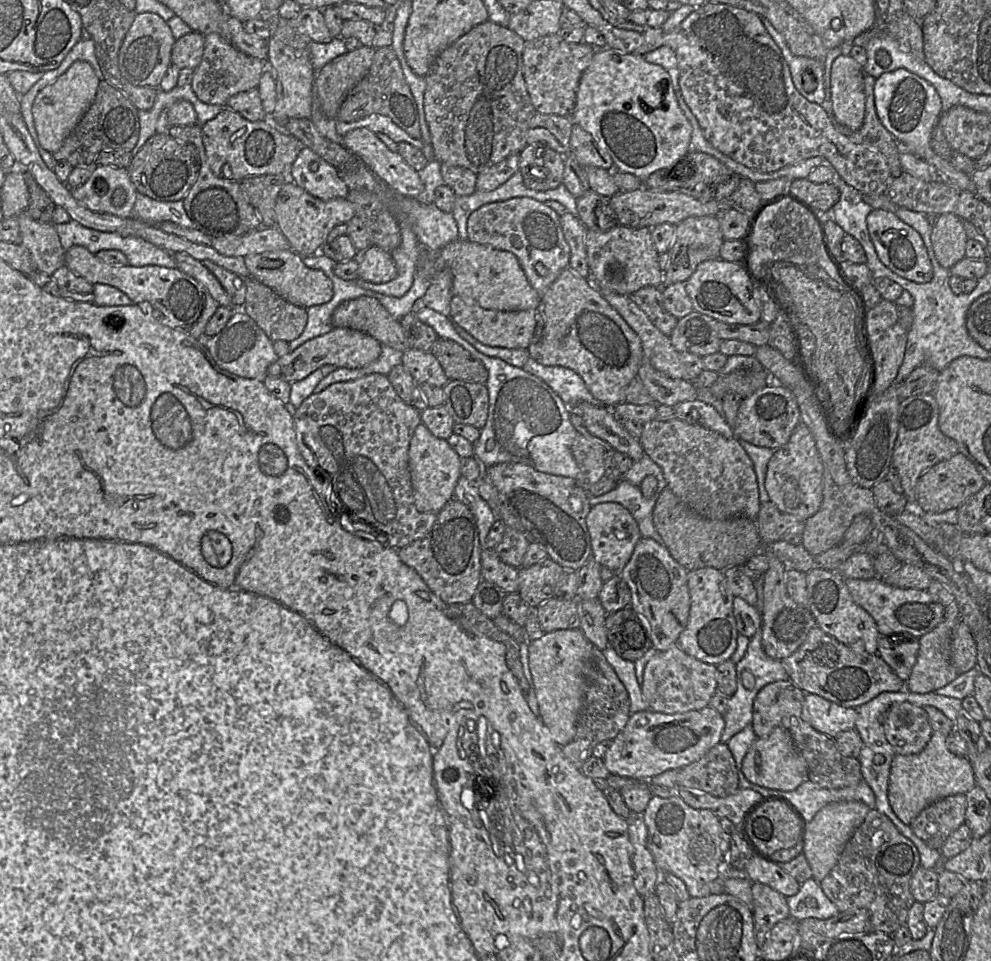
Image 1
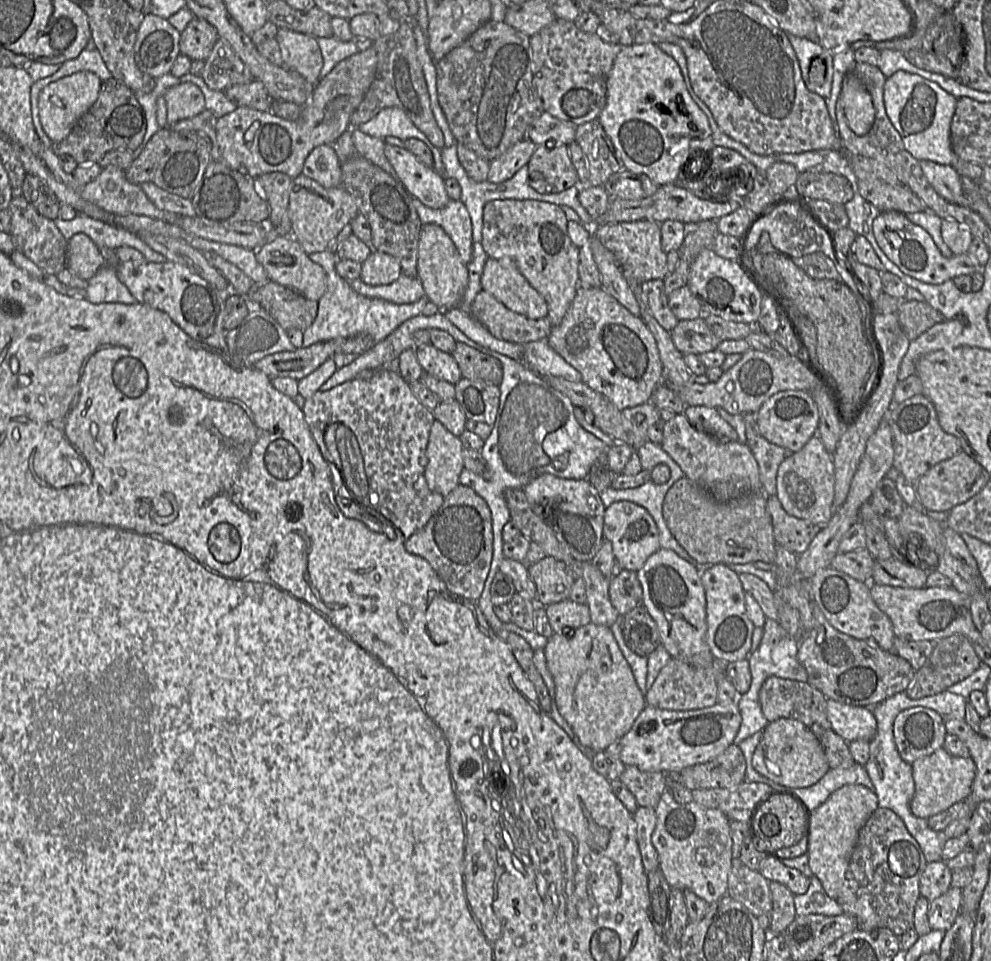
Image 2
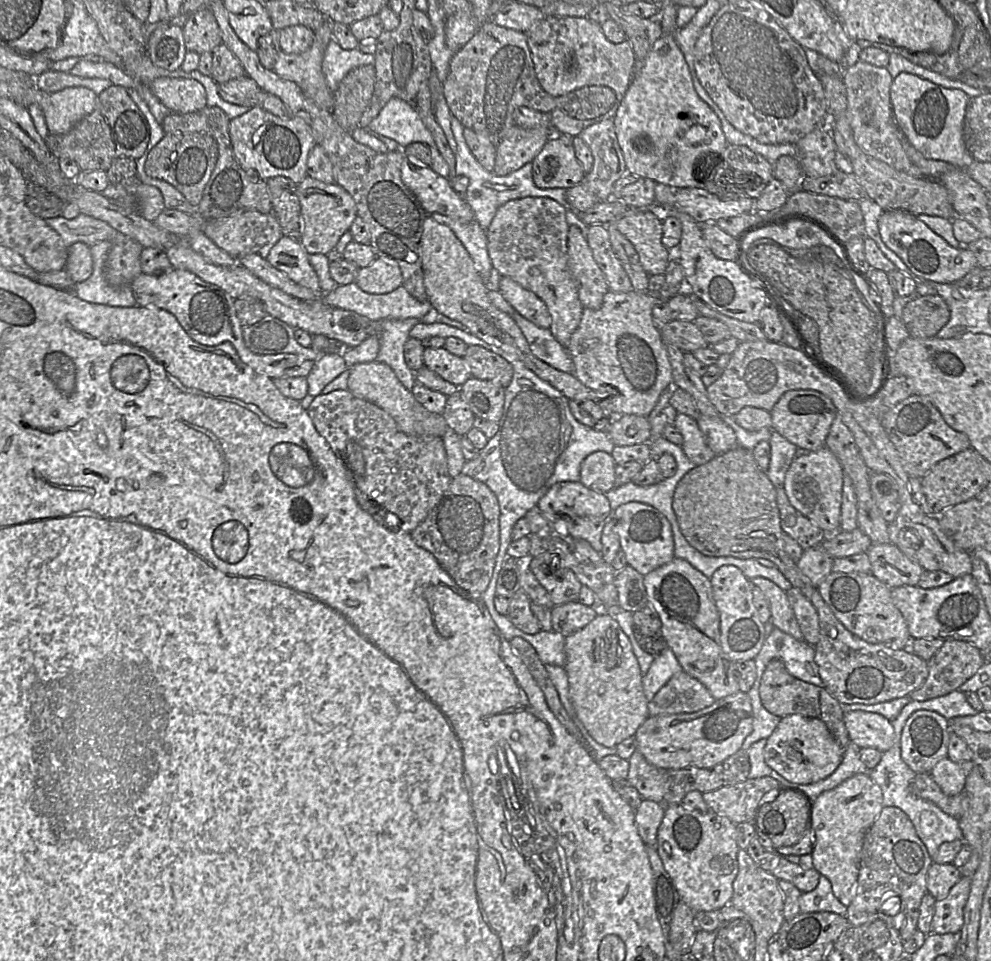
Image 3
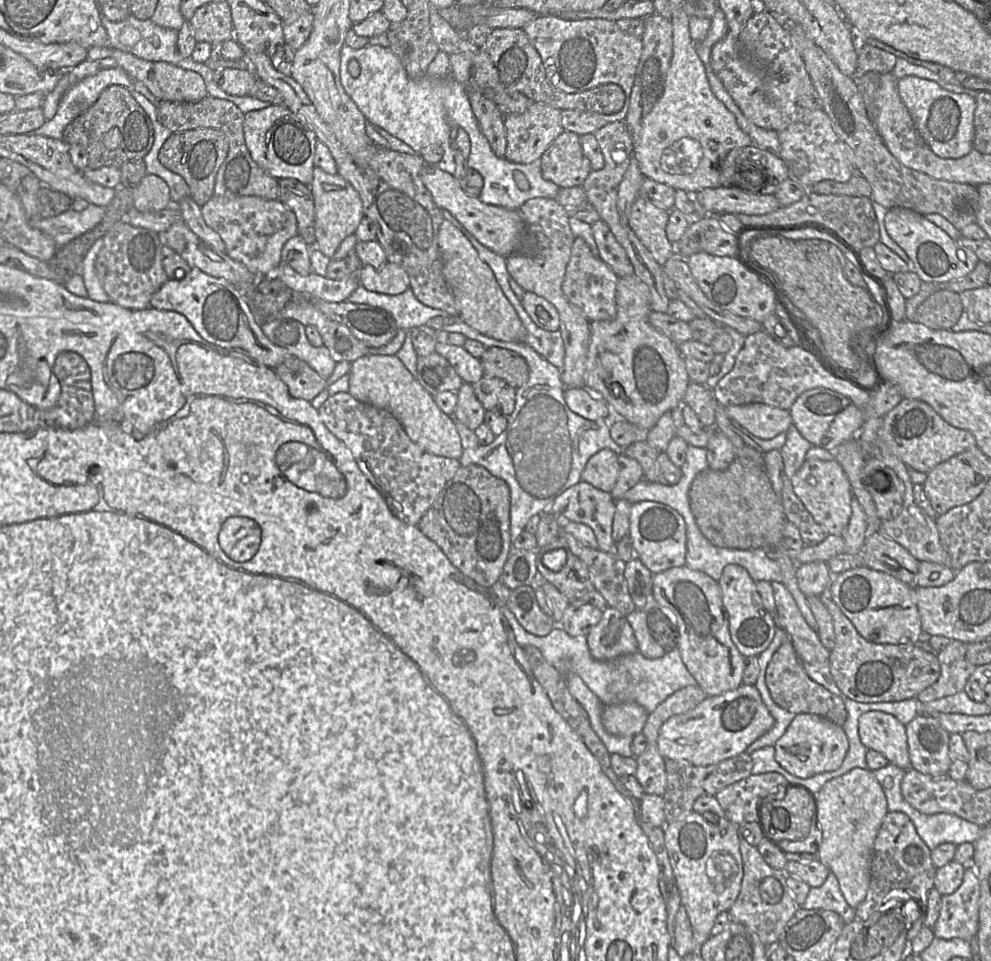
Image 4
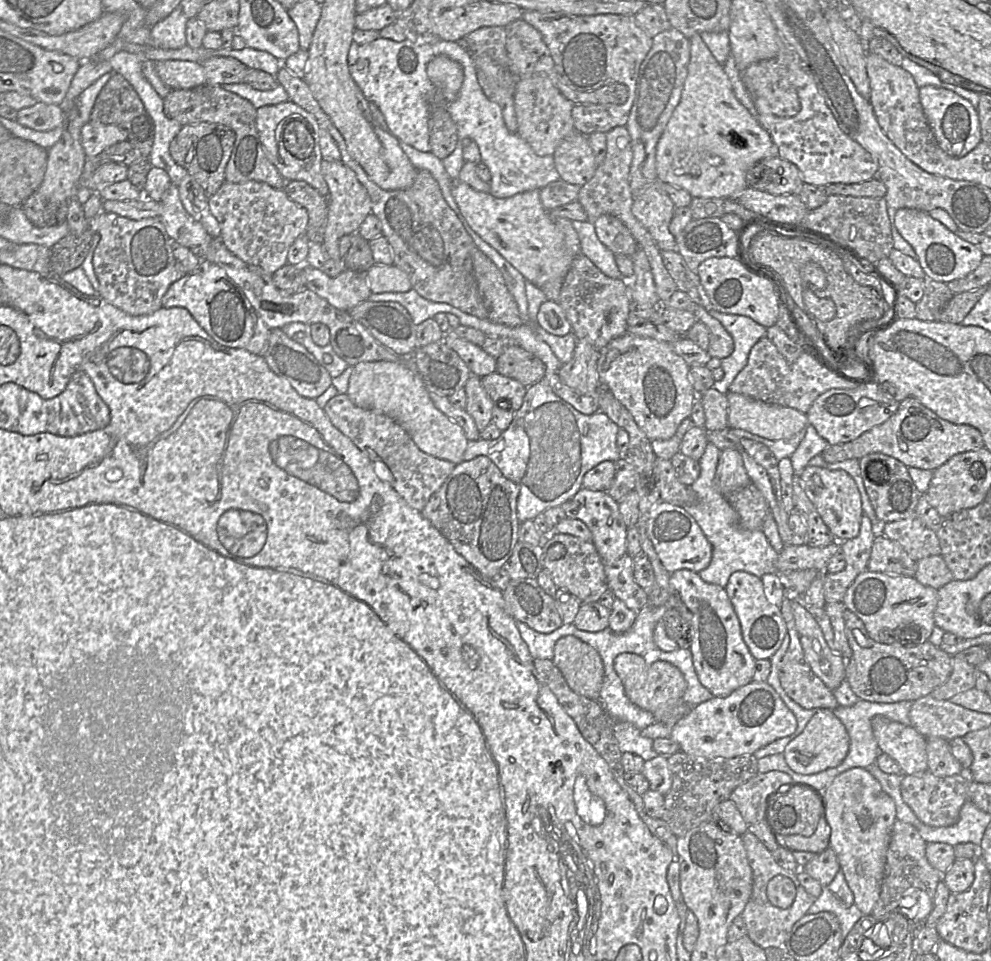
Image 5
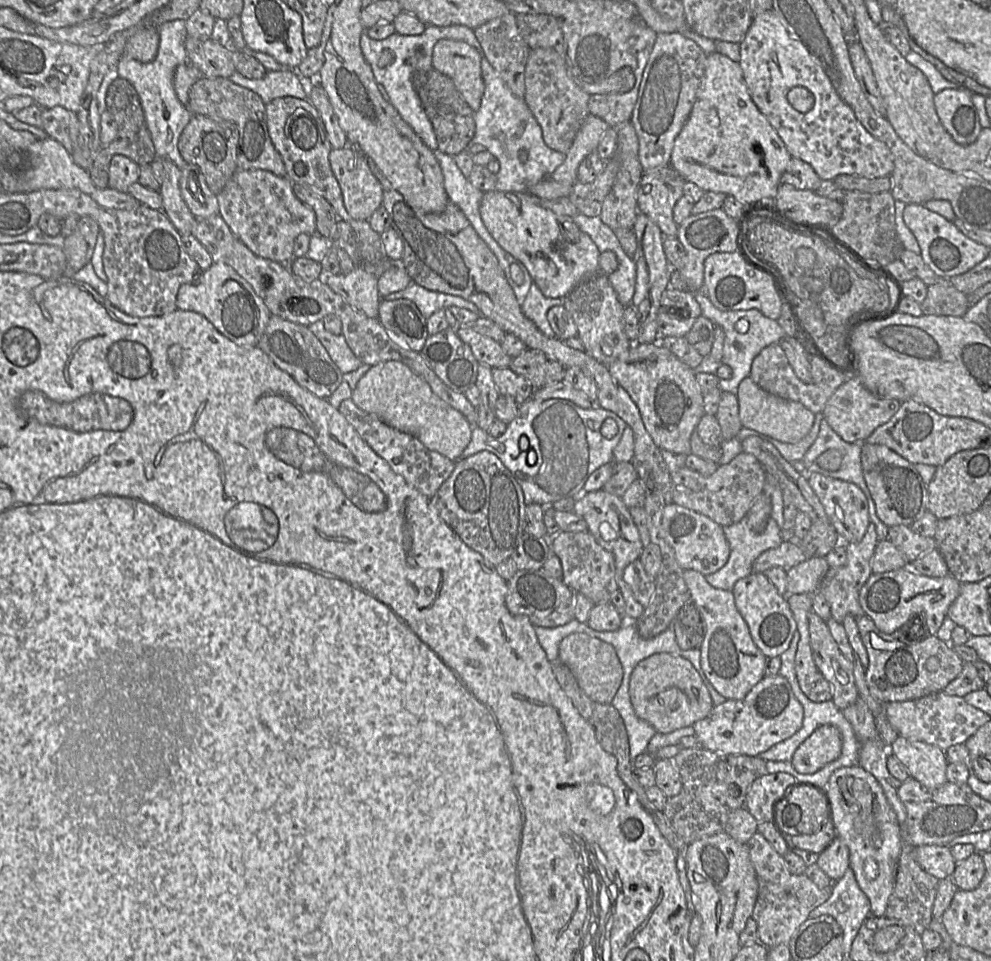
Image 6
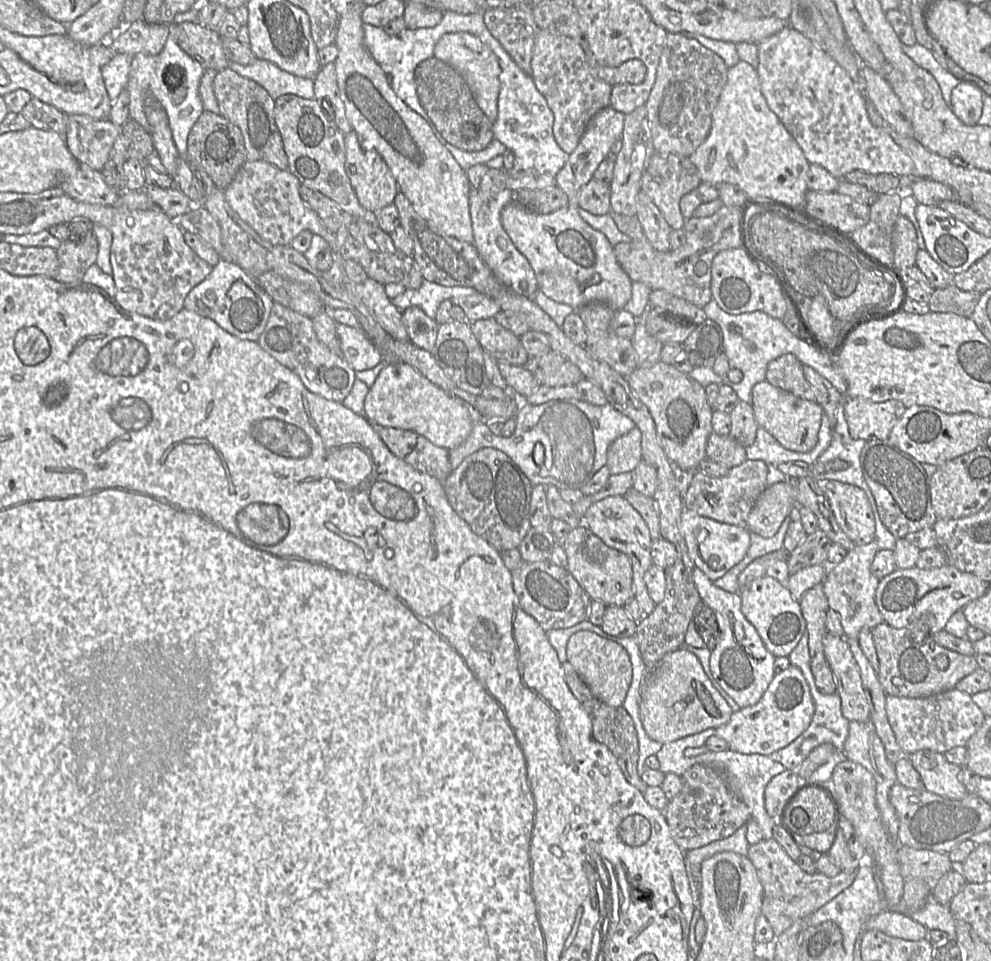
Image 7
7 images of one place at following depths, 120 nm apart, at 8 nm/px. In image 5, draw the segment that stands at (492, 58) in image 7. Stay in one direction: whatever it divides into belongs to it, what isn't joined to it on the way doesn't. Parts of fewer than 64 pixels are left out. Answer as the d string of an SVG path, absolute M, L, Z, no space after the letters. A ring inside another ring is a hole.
M440 55L428 62L426 71L433 85L441 91L446 103L457 98L464 80L464 71L460 63Z

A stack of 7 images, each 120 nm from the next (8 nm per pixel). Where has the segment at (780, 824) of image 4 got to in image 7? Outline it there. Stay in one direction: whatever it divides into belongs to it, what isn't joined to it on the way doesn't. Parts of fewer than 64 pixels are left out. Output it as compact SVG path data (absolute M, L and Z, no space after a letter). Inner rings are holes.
M807 787L787 803L782 823L803 837L825 831L832 825L836 815L835 802L828 793L816 787Z

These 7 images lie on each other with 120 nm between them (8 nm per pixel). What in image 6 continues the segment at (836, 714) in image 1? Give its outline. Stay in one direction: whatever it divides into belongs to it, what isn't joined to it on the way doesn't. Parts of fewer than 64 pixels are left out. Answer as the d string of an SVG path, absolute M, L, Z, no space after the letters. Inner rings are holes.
M897 736L889 753L904 765L911 778L925 787L938 788L948 782L946 753L937 746Z

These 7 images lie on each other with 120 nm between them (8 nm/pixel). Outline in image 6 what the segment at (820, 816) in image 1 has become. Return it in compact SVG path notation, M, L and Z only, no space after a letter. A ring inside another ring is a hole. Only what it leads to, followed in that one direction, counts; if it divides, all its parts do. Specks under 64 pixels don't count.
M858 764L850 767L841 767L834 771L826 788L831 802L831 817L836 836L848 846L849 867L853 870L860 889L869 899L870 914L875 917L884 916L888 898L894 887L898 859L904 843L897 817L887 801L879 782Z

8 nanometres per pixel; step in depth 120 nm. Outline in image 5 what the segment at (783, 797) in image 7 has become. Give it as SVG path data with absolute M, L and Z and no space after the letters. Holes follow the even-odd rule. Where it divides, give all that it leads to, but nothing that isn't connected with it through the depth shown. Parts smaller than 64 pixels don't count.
M783 771L758 773L736 787L730 795L730 800L735 803L748 825L764 821L768 797L790 782L793 782L793 779Z

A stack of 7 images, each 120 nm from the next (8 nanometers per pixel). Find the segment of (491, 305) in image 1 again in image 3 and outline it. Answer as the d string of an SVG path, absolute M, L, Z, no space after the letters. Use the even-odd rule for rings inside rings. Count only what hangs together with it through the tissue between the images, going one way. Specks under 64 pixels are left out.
M501 276L498 291L503 298L525 319L541 328L550 328L551 316L546 304L533 292L523 288L510 277Z

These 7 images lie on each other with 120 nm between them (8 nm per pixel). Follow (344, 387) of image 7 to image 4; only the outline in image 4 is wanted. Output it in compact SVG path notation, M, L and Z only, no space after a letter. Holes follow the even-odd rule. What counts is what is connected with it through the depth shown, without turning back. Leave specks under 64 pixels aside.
M289 355L274 372L284 382L290 395L312 401L326 388L326 380L322 378L306 362Z

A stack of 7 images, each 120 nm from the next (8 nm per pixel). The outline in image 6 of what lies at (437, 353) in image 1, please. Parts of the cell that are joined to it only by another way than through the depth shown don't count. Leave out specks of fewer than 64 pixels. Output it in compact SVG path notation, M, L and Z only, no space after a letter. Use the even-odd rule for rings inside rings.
M527 348L513 358L509 368L524 377L534 389L539 389L564 379L566 368L542 351Z

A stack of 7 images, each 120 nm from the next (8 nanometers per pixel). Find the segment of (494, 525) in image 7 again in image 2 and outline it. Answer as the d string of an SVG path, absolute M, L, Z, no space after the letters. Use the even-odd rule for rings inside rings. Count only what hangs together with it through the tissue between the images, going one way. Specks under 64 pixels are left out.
M458 484L427 524L404 542L407 552L428 561L448 590L478 601L493 559L493 527L487 502L472 488Z

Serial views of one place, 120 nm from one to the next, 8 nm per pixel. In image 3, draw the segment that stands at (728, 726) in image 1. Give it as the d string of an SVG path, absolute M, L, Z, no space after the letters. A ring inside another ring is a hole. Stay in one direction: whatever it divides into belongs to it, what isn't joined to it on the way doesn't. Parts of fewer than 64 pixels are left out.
M762 671L758 684L754 682L752 688L747 692L752 704L753 729L745 738L741 749L747 750L753 743L767 739L776 729L781 718L768 712L762 705L759 687L764 671Z

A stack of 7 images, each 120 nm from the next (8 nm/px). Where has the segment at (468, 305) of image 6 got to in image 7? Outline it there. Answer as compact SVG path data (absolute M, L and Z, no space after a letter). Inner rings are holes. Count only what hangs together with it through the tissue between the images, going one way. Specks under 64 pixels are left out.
M424 280L418 289L406 289L402 294L391 299L391 303L400 311L406 308L419 307L429 318L434 319L438 307L444 300L456 297L471 296L476 290L469 287L447 287Z

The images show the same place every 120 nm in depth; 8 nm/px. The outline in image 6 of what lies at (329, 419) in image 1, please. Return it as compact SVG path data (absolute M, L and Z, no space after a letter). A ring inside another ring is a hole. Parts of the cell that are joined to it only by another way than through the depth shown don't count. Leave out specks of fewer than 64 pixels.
M351 398L343 400L338 410L355 428L359 436L389 464L395 473L401 475L410 486L429 499L454 470L456 461L429 450L415 436L399 431L385 424L376 416L360 409Z

